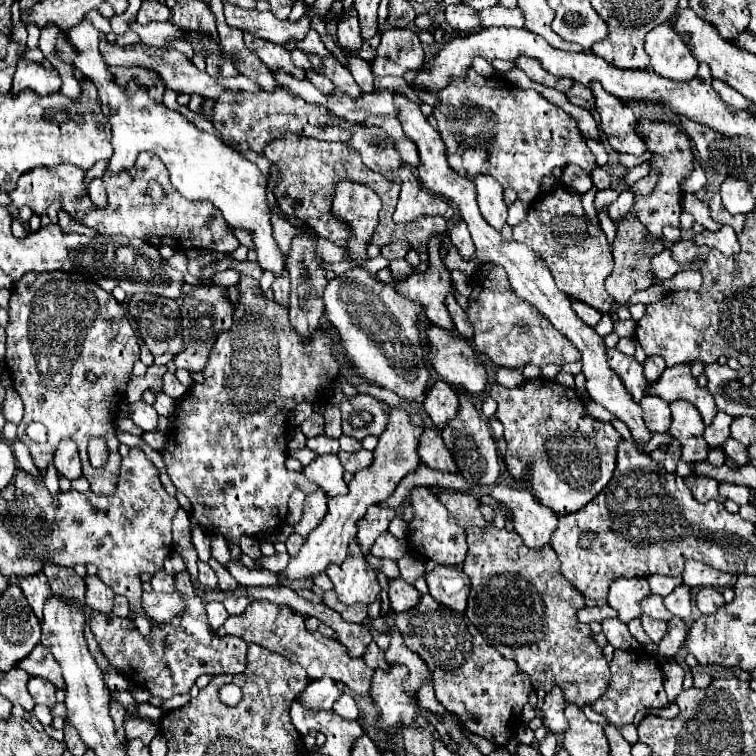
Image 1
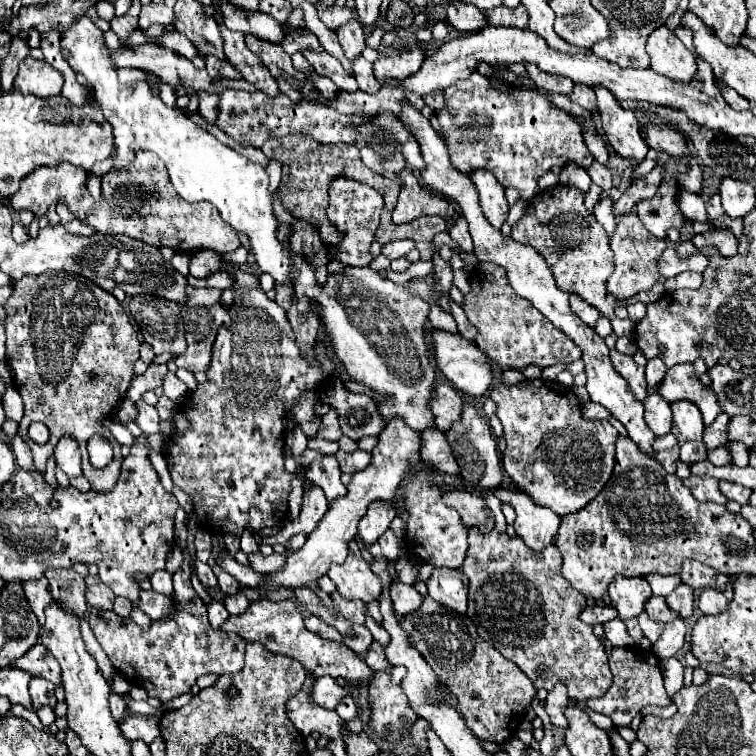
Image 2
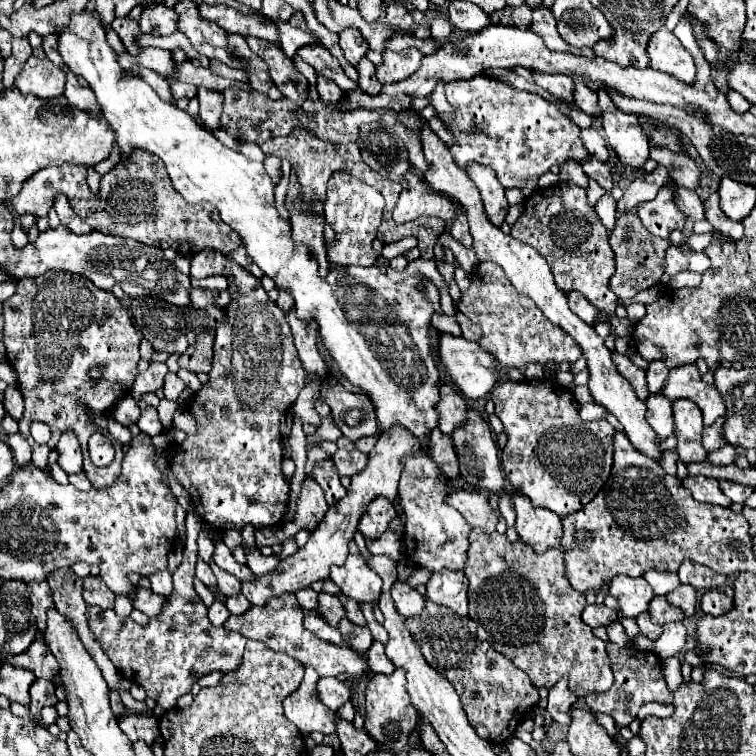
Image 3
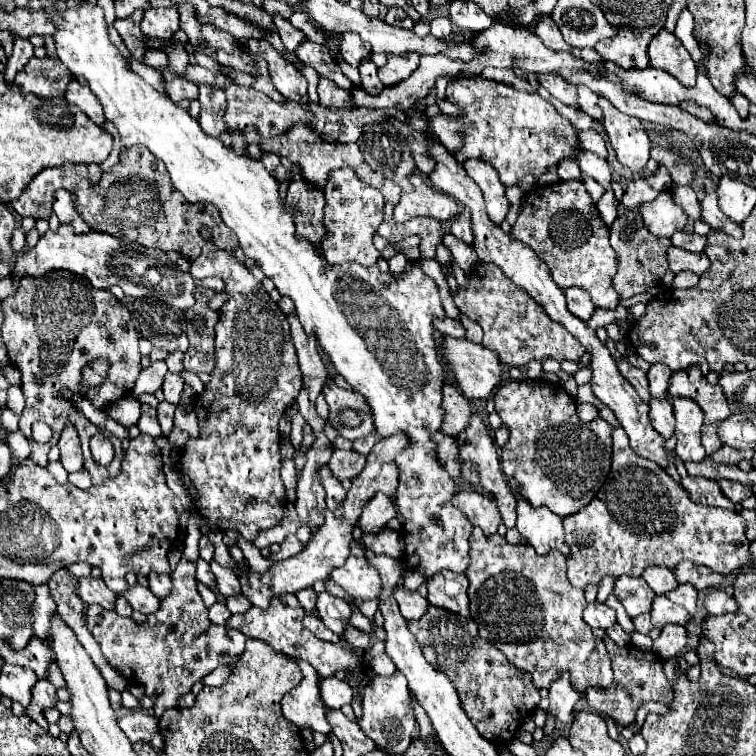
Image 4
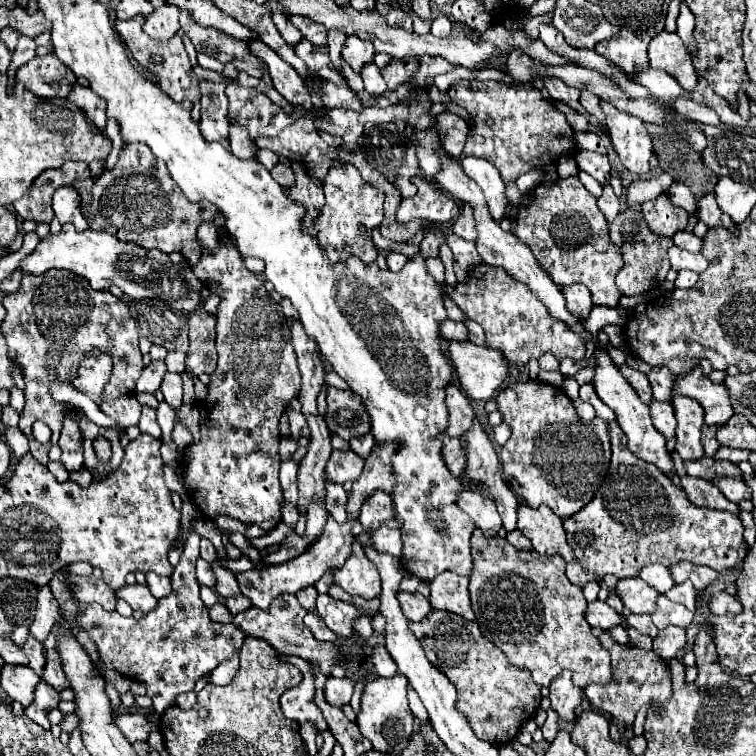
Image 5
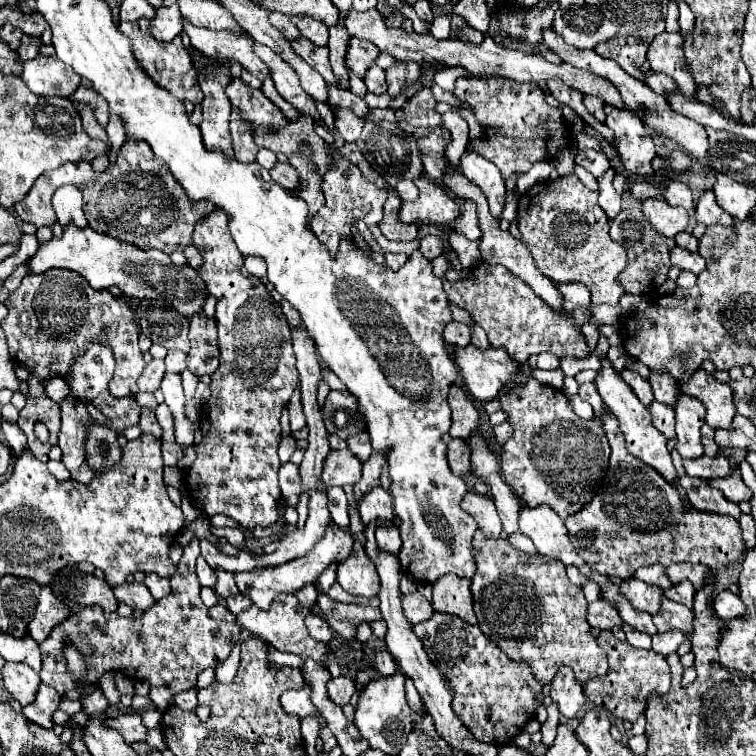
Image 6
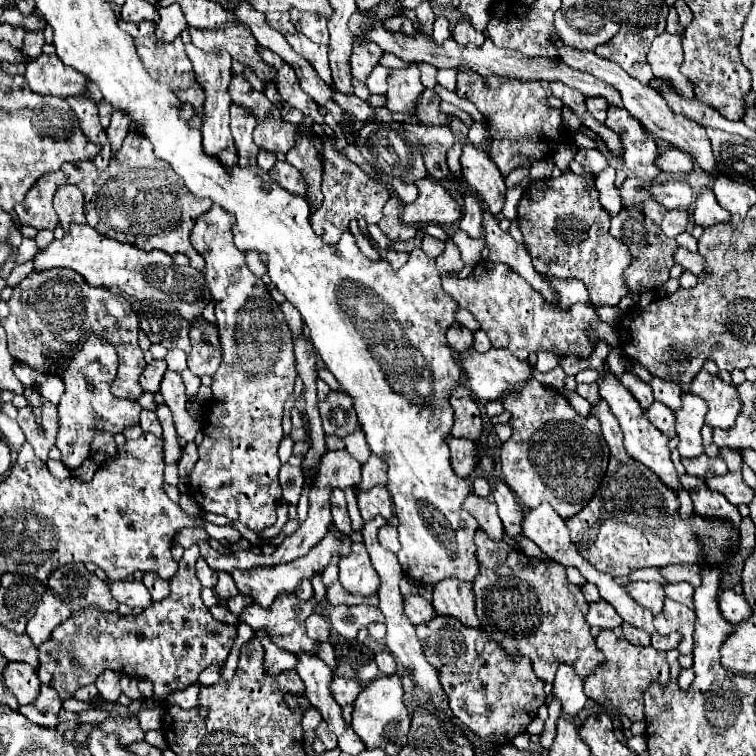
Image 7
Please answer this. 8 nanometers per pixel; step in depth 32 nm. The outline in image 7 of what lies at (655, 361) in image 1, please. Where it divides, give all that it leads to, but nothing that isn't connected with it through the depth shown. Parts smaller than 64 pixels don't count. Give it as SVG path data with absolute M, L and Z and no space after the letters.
M656 376L652 378L650 382L652 390L654 390L654 400L666 404L668 408L672 408L674 412L678 412L682 408L682 390L676 386L676 384L670 384L670 382L664 382L664 380L658 380Z

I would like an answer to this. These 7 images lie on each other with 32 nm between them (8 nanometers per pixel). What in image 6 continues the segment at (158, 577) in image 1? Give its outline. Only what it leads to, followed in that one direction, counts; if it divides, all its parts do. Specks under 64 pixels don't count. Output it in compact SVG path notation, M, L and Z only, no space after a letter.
M146 574L144 584L148 586L154 600L160 600L160 598L170 594L170 580L168 578L158 578L158 574Z

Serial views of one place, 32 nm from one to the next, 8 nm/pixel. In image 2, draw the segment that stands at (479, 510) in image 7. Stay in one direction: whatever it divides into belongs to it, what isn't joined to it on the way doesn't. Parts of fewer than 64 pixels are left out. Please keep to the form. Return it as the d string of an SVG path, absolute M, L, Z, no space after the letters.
M452 490L446 492L444 500L446 506L454 508L462 516L466 526L476 526L482 528L484 532L490 532L494 528L494 514L486 506L484 496L466 490Z

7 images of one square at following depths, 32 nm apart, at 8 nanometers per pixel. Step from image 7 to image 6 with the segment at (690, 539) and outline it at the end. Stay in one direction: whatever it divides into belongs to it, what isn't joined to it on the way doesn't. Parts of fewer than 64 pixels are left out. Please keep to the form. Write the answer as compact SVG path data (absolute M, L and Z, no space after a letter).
M612 414L600 416L600 420L612 448L608 472L594 500L566 518L574 548L594 570L612 578L630 578L638 568L650 564L670 566L676 562L690 562L718 570L742 558L744 542L736 520L730 520L730 516L694 512L694 508L684 512L678 490L666 484L654 468L626 452L618 420Z

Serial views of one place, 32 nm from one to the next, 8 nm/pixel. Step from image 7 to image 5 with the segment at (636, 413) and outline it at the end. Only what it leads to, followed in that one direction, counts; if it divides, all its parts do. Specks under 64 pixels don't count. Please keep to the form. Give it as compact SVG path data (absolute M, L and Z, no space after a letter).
M596 348L594 352L596 360L598 360L598 368L594 370L596 376L594 376L594 388L596 388L596 394L600 396L600 400L616 414L616 420L620 424L620 428L624 430L626 438L628 438L628 450L654 464L658 470L662 470L666 476L672 478L674 474L674 466L672 466L672 458L670 458L670 452L666 450L666 438L652 426L652 420L650 420L650 410L646 404L642 404L642 400L638 400L638 394L634 392L634 388L630 388L630 384L626 380L622 380L622 374L620 370L614 366L614 362L610 360L608 352L606 350L600 350Z

